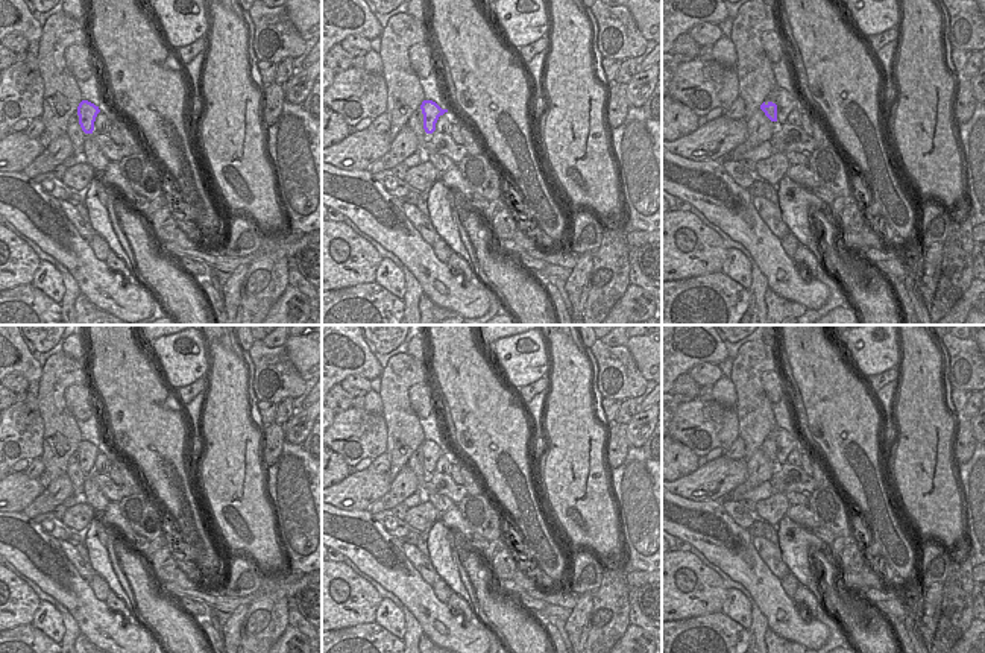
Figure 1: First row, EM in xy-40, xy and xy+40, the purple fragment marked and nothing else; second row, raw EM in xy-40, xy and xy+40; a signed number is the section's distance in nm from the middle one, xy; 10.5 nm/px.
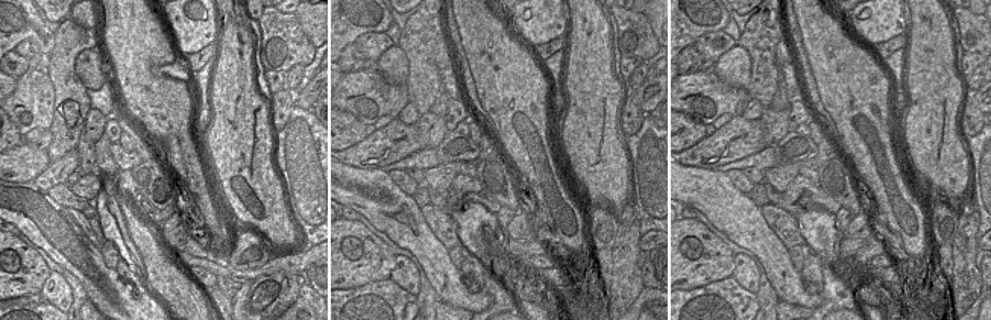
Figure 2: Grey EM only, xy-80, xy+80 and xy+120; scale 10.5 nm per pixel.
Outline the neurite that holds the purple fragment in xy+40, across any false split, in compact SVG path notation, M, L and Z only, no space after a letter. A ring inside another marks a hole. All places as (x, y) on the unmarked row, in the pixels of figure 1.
M780 427L774 428L771 431L771 436L776 439L776 442L762 443L760 450L765 453L765 456L776 462L777 465L783 465L788 460L788 456L791 451L803 450L803 445L798 439L798 434L795 431L788 431Z

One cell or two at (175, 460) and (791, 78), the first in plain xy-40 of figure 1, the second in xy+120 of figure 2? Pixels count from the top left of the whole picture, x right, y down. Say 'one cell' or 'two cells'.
two cells

